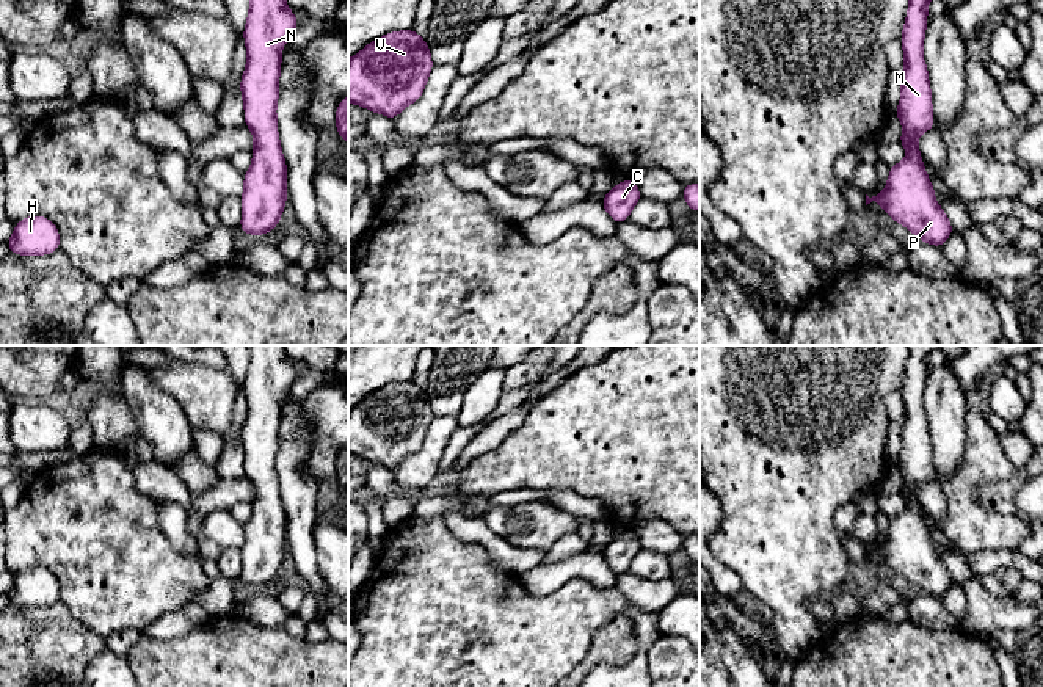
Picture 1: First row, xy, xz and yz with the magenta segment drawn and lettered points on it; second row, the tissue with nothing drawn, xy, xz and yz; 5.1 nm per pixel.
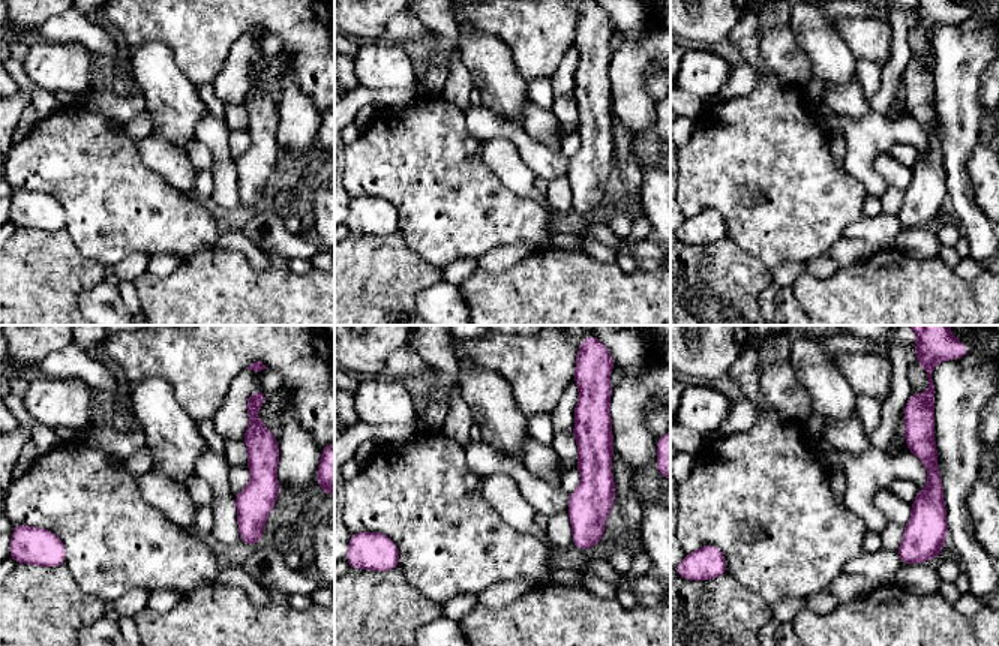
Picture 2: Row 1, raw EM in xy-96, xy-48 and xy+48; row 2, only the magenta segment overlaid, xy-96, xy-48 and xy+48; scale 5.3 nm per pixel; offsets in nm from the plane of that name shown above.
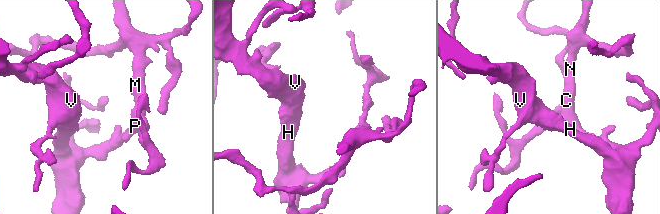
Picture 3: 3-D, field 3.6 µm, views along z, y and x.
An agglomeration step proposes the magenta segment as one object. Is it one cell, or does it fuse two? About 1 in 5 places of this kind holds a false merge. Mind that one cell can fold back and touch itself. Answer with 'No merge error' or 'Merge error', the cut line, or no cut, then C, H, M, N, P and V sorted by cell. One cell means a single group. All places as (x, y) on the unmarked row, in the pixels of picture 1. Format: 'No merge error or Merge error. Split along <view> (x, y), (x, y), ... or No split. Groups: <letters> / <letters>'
No merge error. No split. Groups: C H M N P V

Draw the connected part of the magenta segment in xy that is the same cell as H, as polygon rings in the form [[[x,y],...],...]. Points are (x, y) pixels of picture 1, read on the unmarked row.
[[[33,566],[14,577],[14,583],[6,596],[9,604],[19,607],[52,605],[60,601],[60,583],[53,572]]]

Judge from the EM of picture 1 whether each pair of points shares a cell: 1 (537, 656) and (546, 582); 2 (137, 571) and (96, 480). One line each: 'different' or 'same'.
1: different
2: same

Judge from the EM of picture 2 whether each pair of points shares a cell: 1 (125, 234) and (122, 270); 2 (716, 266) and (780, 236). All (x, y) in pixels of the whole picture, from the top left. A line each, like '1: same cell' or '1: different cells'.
1: different cells
2: different cells

